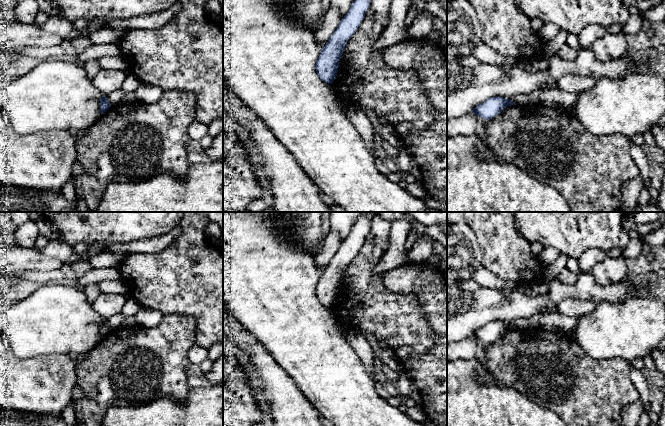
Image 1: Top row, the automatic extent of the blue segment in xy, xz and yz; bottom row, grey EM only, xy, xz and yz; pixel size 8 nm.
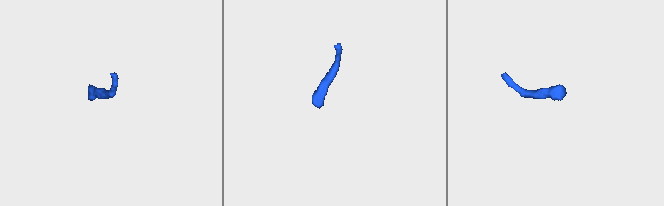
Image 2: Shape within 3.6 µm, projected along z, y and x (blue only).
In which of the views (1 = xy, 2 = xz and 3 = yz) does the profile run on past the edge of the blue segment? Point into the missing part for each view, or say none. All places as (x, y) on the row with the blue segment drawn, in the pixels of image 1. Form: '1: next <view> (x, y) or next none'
1: next none
2: next none
3: next none

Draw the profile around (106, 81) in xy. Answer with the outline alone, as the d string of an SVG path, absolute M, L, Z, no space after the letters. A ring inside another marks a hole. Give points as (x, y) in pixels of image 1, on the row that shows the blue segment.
M100 69L92 79L93 85L104 95L121 90L127 74L121 70Z

